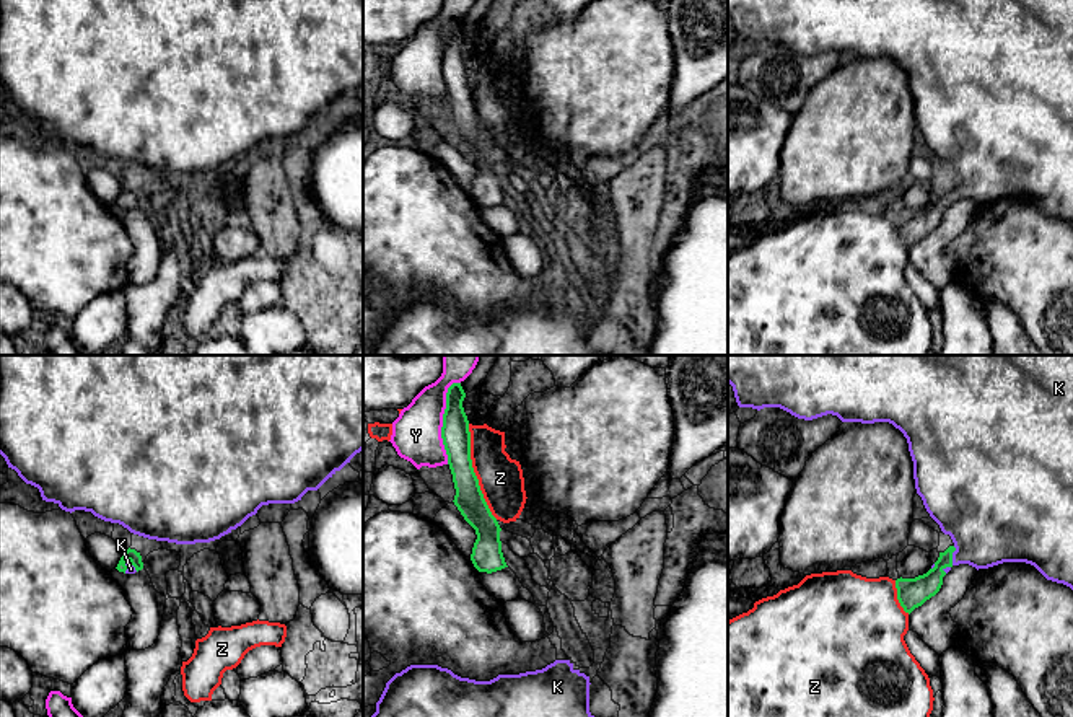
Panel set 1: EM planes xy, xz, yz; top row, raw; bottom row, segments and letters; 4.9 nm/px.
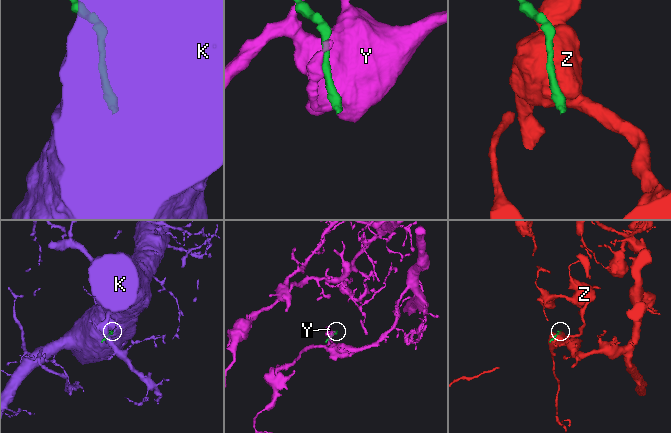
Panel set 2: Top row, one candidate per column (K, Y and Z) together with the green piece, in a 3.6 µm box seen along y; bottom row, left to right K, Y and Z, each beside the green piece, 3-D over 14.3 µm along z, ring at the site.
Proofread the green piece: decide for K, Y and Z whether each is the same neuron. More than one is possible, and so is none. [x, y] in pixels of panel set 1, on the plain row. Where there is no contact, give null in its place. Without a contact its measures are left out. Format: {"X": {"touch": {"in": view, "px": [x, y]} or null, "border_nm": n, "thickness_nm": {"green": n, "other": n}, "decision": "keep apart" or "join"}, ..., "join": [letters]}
{"K": {"touch": {"in": "yz", "px": [951, 196]}, "border_nm": 140, "thickness_nm": {"green": 140, "other": 380}, "decision": "join"}, "Y": {"touch": {"in": "xz", "px": [443, 56]}, "border_nm": 420, "thickness_nm": {"green": 140, "other": 240}, "decision": "keep apart"}, "Z": {"touch": {"in": "xz", "px": [472, 106]}, "border_nm": 500, "thickness_nm": {"green": 140, "other": 220}, "decision": "keep apart"}, "join": ["K"]}

